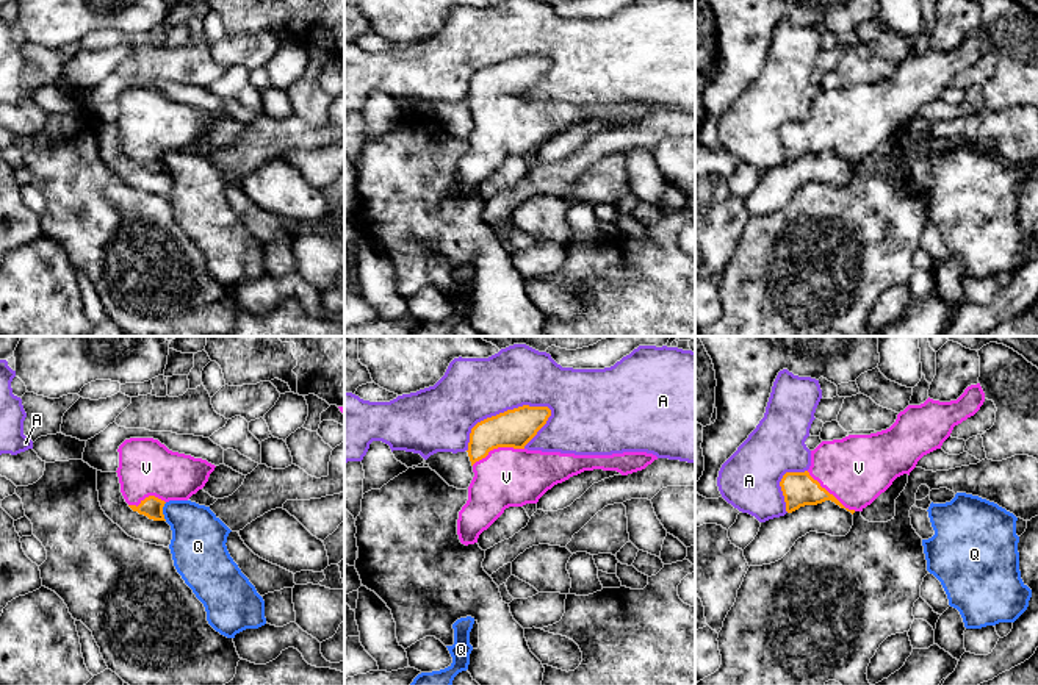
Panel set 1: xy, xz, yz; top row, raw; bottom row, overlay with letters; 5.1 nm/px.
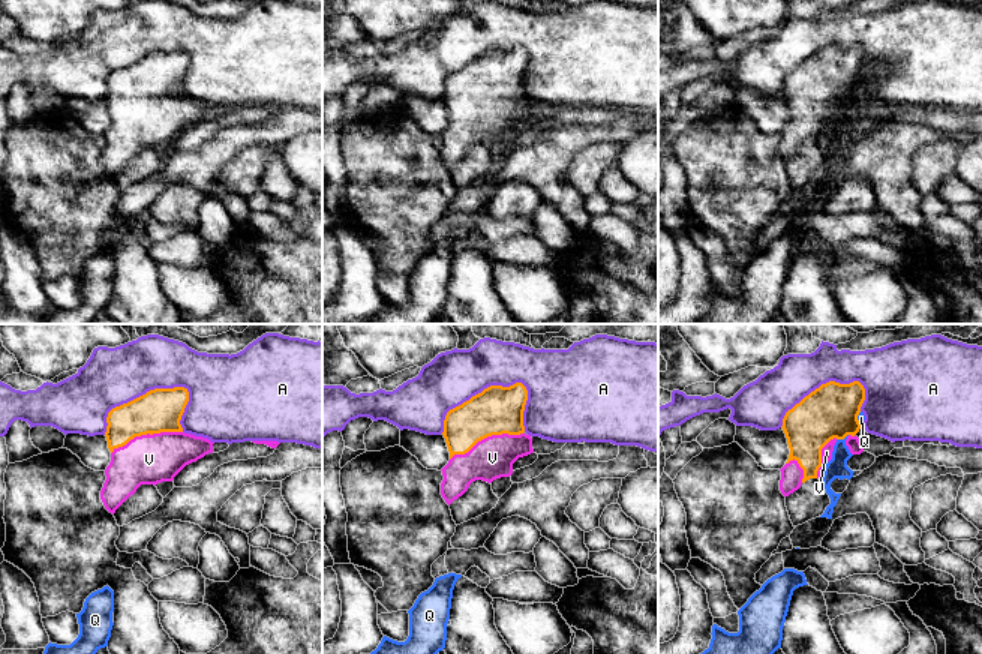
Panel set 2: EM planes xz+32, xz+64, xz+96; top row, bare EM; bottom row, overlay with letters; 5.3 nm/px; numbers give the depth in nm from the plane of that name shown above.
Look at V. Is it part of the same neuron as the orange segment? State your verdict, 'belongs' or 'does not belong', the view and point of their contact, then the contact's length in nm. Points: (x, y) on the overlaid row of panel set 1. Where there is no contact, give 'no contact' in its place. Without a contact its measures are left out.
belongs | xz (497, 448) | 280 nm

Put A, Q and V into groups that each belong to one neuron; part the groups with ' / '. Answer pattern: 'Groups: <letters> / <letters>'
Groups: A / Q / V

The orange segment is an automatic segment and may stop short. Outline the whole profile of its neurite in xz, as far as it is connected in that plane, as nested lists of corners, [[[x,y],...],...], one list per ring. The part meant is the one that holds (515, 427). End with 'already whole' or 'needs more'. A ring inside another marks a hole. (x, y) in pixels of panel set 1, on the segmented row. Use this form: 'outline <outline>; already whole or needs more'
outline [[[523,405],[487,418],[471,429],[467,452],[474,477],[457,519],[462,544],[478,543],[479,535],[506,508],[537,504],[548,490],[573,475],[593,469],[628,475],[658,460],[647,452],[575,455],[528,450],[524,446],[550,416],[548,407]]]; needs more

